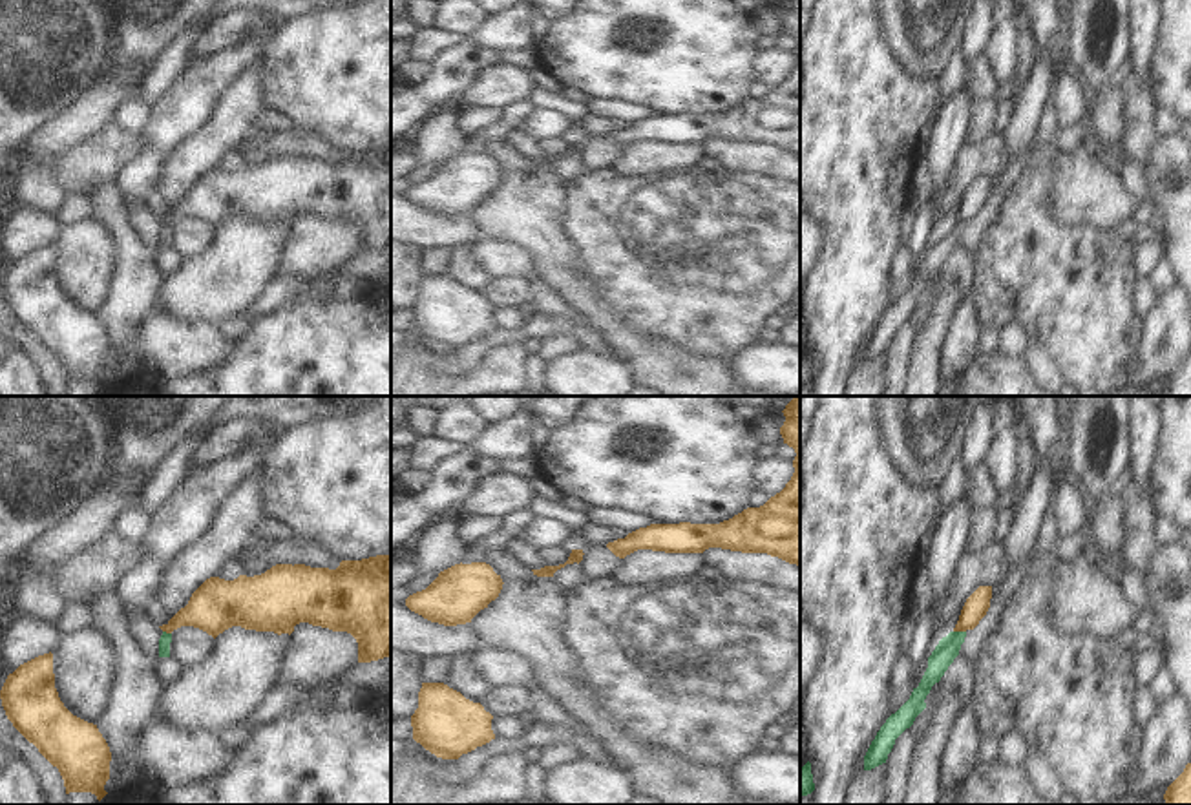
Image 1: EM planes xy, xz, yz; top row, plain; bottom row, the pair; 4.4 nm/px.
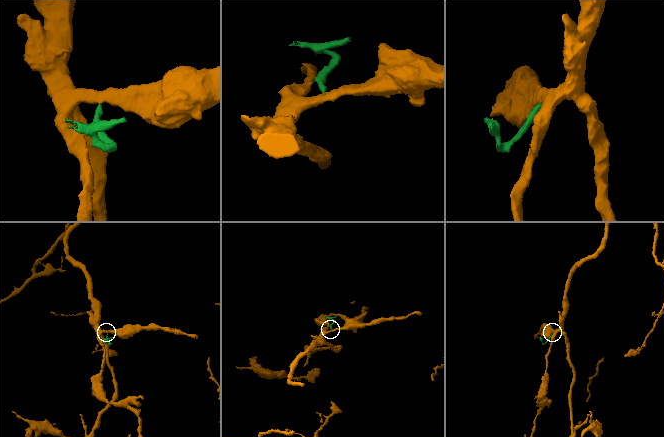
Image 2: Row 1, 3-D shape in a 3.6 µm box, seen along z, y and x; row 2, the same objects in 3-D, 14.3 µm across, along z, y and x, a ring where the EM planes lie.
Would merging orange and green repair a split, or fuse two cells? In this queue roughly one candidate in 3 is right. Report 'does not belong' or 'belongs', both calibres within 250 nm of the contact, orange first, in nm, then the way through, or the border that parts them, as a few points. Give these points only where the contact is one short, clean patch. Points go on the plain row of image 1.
does not belong | 110/100 nm | along yz (954, 221), (965, 223)

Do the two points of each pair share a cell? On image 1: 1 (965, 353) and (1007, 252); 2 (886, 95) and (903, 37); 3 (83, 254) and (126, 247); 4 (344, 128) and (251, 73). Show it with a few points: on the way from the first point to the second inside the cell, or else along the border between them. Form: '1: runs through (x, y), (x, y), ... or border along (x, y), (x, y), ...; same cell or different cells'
1: border along (967, 298), (983, 327); different cells
2: border along (879, 19), (897, 59), (910, 72), (934, 77); different cells
3: border along (94, 219), (114, 243), (112, 285), (108, 291); different cells
4: border along (260, 59), (265, 110); different cells

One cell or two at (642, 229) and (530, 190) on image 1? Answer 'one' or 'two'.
two

